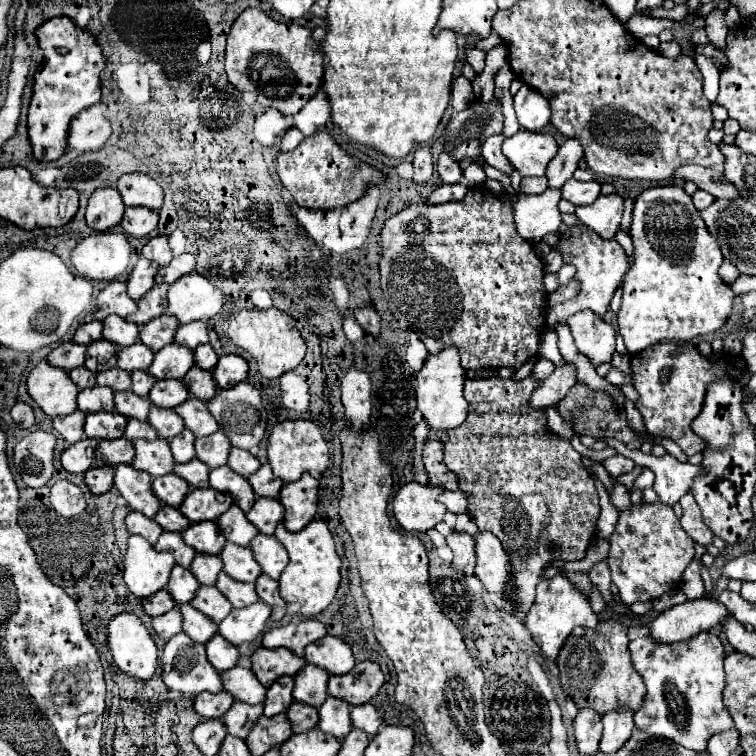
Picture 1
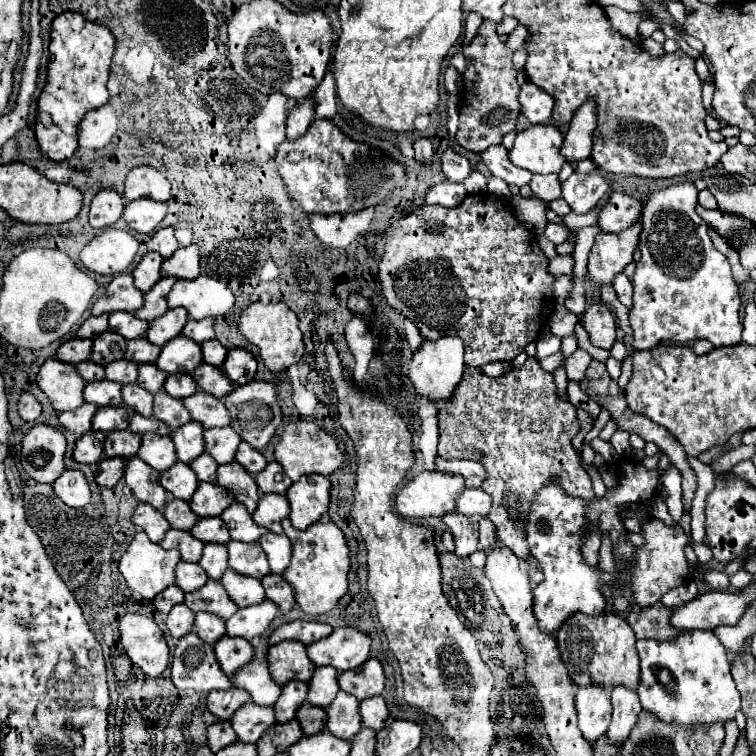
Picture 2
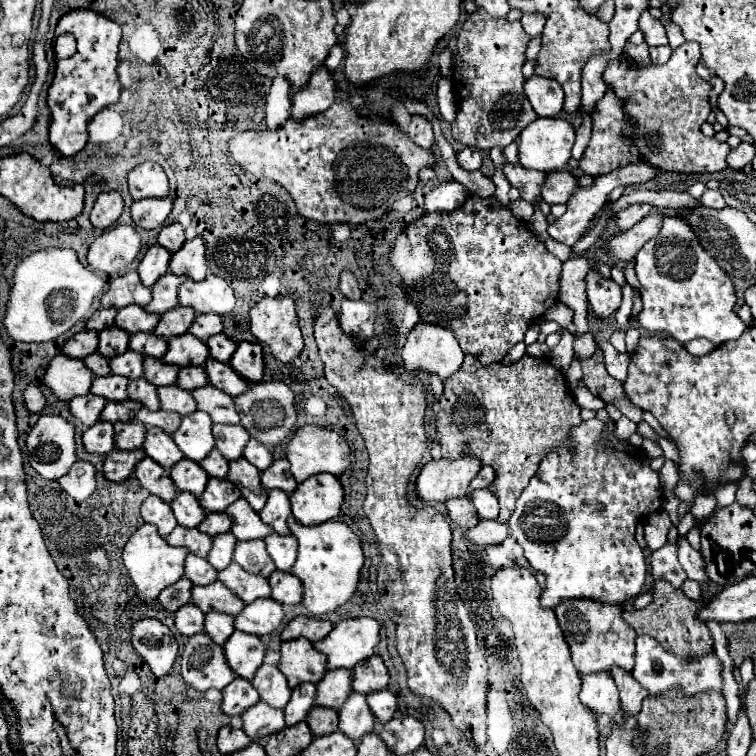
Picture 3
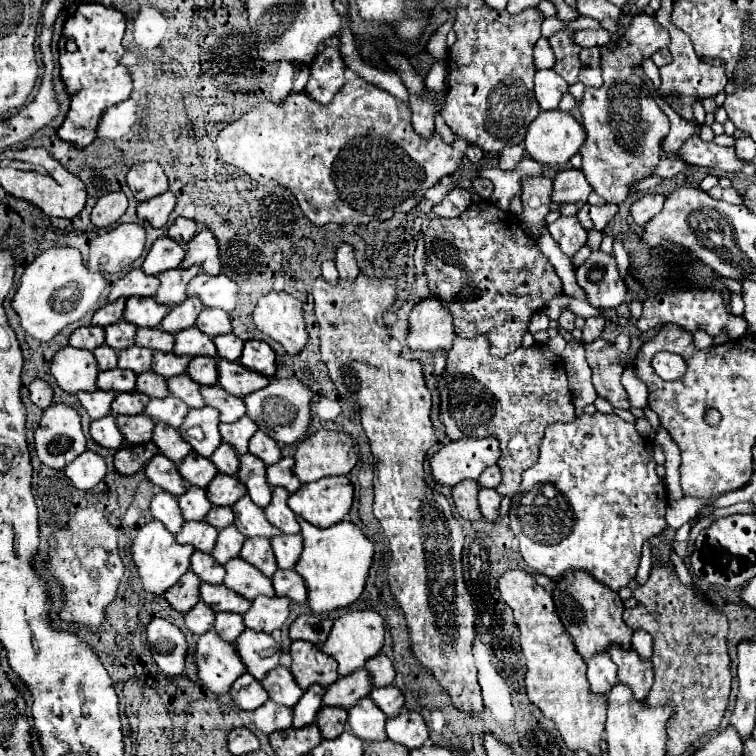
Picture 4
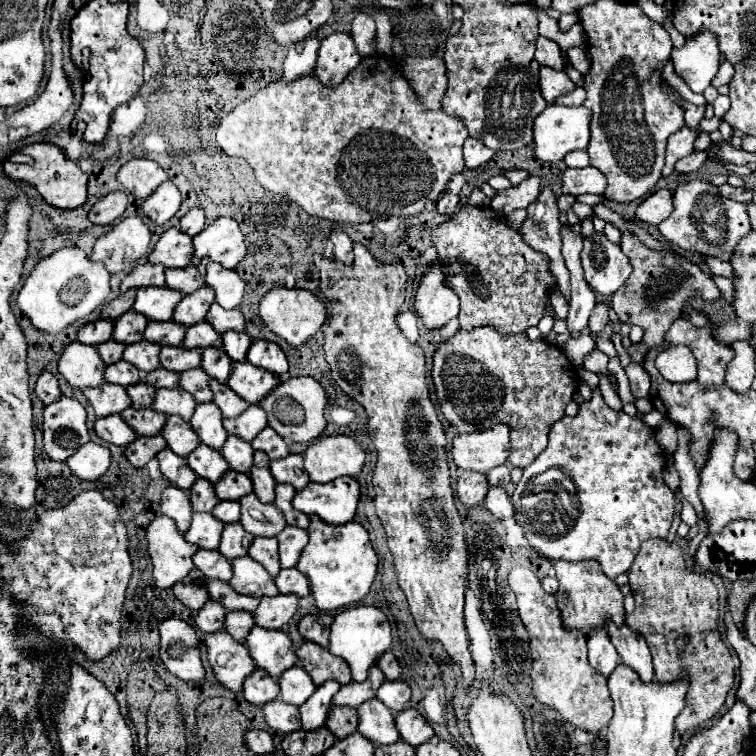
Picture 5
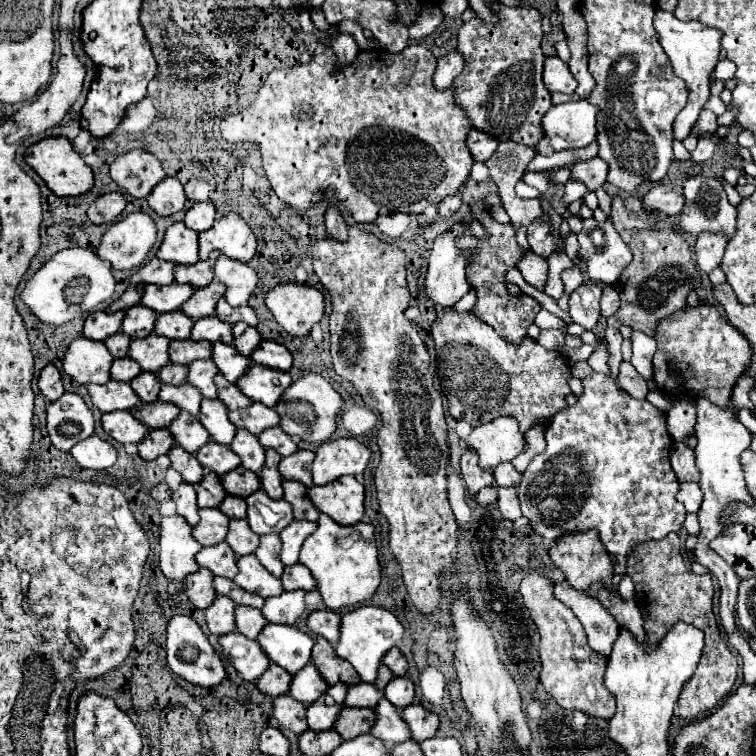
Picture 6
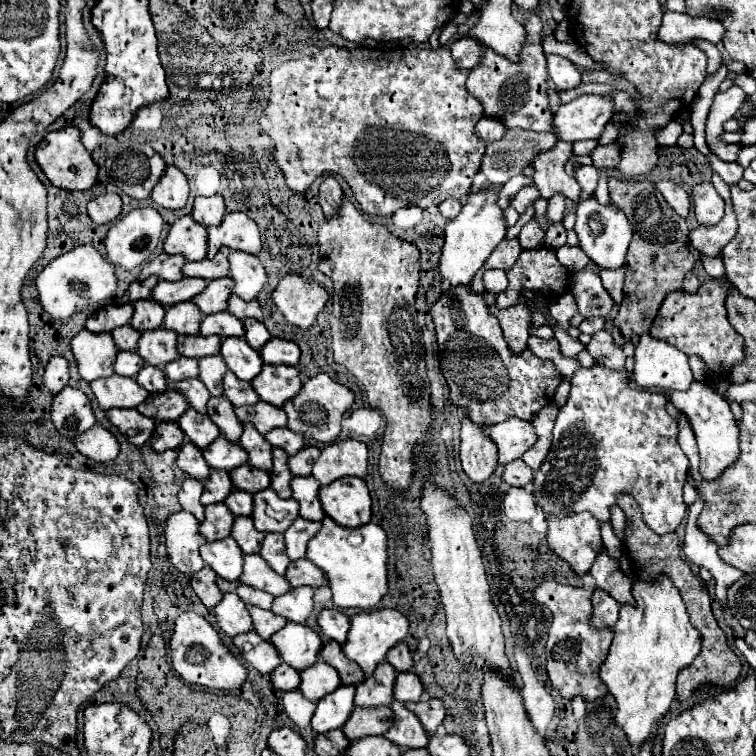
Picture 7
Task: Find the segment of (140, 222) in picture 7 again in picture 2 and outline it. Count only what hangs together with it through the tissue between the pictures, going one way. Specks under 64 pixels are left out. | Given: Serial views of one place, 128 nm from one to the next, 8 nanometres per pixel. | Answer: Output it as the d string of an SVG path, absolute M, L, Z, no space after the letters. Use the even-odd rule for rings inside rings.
M108 228L94 236L80 252L82 264L94 274L120 274L124 272L138 252L138 240L116 228Z

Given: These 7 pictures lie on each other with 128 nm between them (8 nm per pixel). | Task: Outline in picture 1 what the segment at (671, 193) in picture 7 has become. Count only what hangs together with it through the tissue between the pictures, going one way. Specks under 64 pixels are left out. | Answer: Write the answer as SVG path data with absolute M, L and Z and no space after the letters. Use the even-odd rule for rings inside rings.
M616 192L608 196L600 194L594 204L576 208L576 216L606 240L614 238L614 234L620 230L622 212L624 212L624 198Z

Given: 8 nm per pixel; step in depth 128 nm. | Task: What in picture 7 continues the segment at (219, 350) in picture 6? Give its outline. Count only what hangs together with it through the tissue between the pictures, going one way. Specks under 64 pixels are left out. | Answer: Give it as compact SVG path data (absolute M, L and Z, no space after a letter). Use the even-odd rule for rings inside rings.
M234 336L224 338L220 354L226 360L228 368L240 380L252 380L260 374L260 368L264 368L260 352L256 352L250 344L246 344L244 338L234 338Z

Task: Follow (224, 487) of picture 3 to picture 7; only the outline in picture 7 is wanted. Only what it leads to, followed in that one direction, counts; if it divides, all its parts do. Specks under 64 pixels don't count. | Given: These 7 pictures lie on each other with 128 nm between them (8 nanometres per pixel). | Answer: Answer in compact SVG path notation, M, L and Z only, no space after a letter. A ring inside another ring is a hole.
M244 464L244 466L234 468L230 472L230 478L238 490L244 490L250 494L260 492L260 490L270 486L270 474L266 470L254 468L252 464Z

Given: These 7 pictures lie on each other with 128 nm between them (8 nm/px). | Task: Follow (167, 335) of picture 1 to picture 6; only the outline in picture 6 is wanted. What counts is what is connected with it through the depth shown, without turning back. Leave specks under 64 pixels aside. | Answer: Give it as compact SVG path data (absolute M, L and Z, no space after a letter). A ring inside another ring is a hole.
M214 280L212 284L198 288L194 292L194 296L182 304L182 312L186 316L190 316L192 320L204 318L204 316L212 316L216 310L218 300L224 296L224 284L220 284L218 280Z

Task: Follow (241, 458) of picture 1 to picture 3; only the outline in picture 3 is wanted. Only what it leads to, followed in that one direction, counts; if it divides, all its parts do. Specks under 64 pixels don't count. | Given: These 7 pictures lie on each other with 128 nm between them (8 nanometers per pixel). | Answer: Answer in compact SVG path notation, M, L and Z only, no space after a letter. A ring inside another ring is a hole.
M254 438L248 440L248 444L244 448L244 458L248 462L252 462L258 470L266 470L272 464L272 460L274 460L272 452L264 444L260 444L258 440L254 440Z

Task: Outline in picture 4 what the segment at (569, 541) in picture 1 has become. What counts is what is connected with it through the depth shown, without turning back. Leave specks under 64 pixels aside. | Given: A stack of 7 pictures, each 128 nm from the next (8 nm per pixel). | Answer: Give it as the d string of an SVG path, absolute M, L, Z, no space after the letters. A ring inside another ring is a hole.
M476 336L472 340L456 338L448 352L438 392L440 420L450 440L460 440L464 436L494 436L500 440L502 456L498 466L502 470L502 484L496 490L502 496L514 496L518 492L522 472L536 462L546 426L574 420L564 360L552 354L548 346L540 344L530 348L520 346L504 358L494 358L486 336Z

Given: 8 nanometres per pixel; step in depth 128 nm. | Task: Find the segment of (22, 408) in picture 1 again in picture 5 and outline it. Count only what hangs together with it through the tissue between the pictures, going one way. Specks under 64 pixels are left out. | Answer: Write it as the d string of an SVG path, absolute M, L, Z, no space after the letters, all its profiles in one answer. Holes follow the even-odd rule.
M46 370L40 374L34 390L36 390L36 396L38 396L44 404L52 404L52 402L56 402L56 400L60 398L58 380L56 380L54 374L50 374L50 372L46 372Z

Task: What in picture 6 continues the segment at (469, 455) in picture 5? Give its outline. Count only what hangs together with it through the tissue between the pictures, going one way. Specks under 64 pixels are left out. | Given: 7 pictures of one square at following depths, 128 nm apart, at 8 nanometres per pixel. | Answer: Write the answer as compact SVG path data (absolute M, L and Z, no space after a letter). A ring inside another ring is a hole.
M500 416L488 424L480 424L464 440L480 456L482 468L496 468L502 462L512 462L524 452L524 434L510 416Z

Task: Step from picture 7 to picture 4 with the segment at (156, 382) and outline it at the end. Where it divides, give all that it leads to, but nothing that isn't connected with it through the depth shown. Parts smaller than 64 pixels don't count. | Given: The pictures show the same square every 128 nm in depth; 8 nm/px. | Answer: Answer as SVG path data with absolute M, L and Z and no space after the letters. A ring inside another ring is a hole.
M122 392L116 396L116 400L112 402L112 414L142 414L146 404L148 404L150 396L142 396L142 392Z

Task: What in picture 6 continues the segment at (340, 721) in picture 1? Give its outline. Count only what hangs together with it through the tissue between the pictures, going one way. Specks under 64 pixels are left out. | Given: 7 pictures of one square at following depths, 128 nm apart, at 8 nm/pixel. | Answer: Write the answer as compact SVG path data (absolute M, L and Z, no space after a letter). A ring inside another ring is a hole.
M382 698L376 706L376 712L378 712L378 720L370 730L372 736L380 738L388 748L412 740L412 732L408 732L408 724L404 724L400 710L396 710L396 706L390 700Z

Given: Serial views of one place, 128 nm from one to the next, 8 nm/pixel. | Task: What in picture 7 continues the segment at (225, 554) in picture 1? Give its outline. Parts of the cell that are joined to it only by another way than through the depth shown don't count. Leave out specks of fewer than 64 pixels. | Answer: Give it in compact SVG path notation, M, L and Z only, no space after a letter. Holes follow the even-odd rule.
M266 534L264 542L262 542L262 550L260 556L264 556L264 560L270 564L272 570L276 570L278 574L284 574L290 560L286 556L286 546L284 546L284 538L282 534Z

